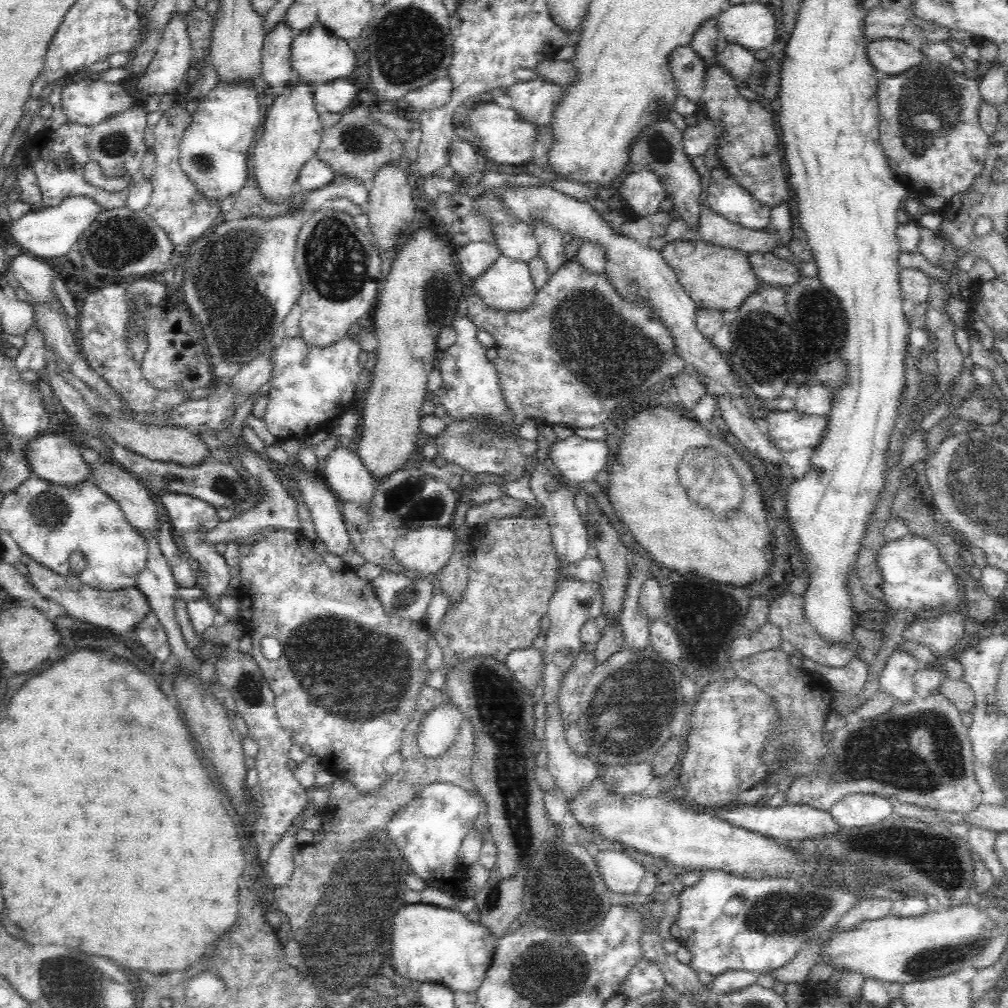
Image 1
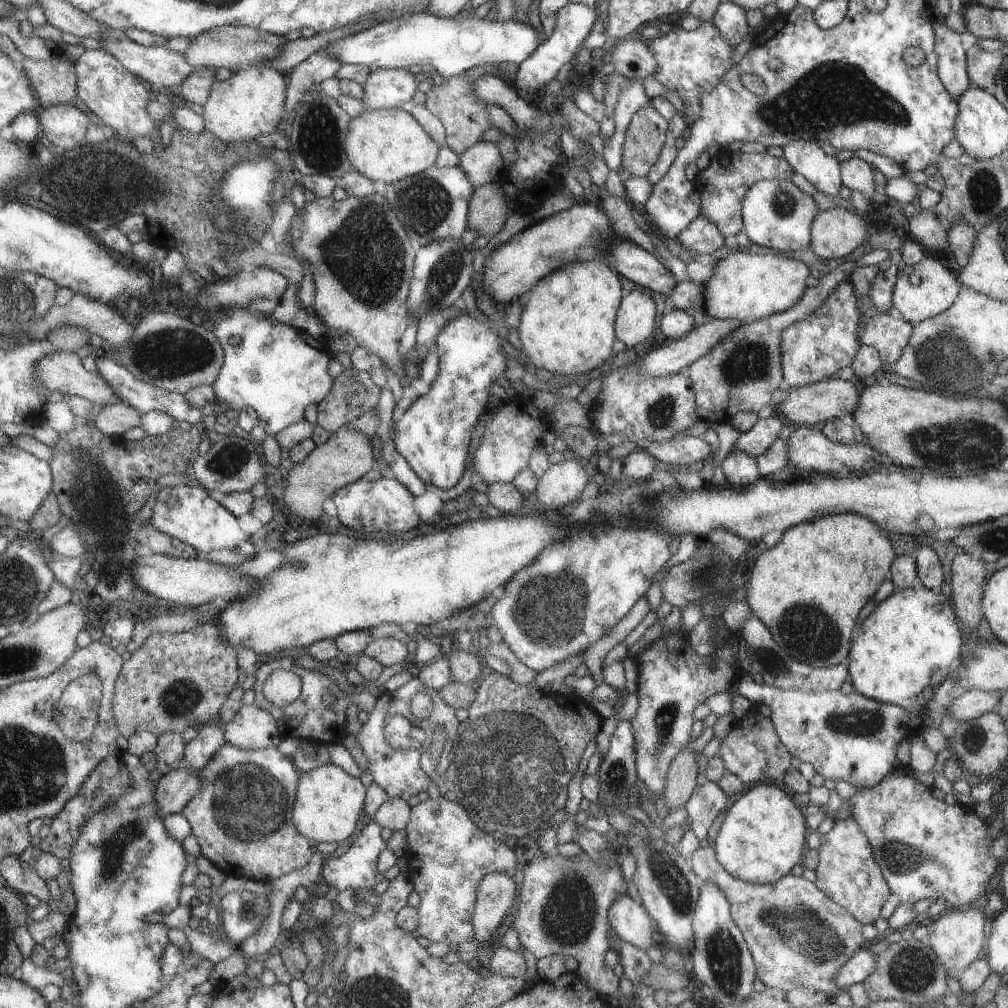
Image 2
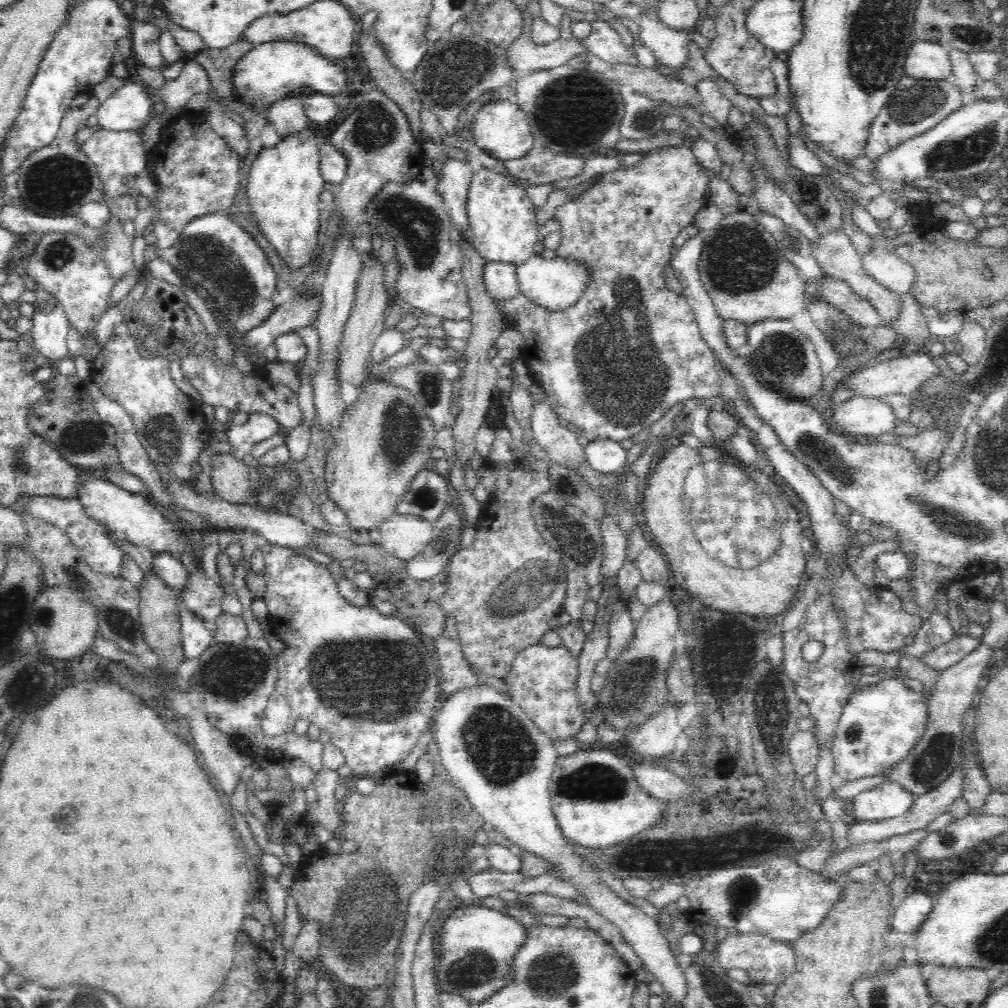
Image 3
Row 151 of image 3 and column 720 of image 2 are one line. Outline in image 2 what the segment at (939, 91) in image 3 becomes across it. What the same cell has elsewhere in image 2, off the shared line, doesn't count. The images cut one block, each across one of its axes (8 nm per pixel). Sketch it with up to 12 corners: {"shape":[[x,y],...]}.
{"shape":[[715,850],[689,864],[714,882],[758,980],[832,1001],[834,974],[867,946],[814,882],[742,882]]}

